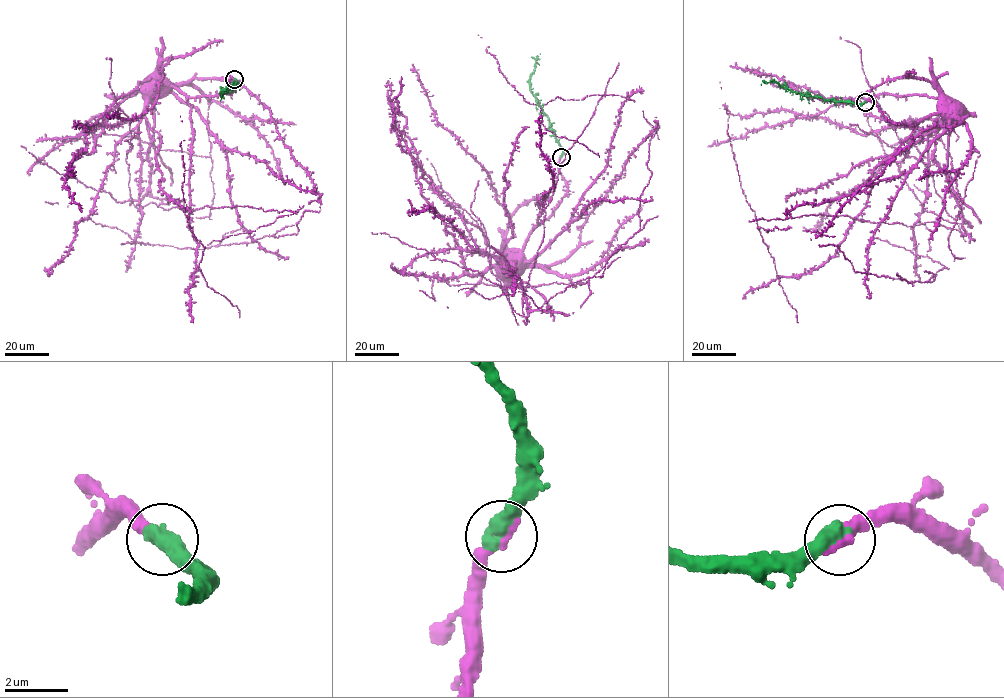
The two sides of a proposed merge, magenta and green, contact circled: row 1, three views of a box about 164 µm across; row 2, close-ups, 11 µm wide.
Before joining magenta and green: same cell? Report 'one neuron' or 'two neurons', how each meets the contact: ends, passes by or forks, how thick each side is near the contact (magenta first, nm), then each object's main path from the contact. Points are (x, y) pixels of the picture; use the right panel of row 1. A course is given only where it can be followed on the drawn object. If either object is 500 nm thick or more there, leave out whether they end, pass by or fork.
one neuron | 320/600 nm | magenta via (865, 102), (871, 101), (892, 122), (906, 124), (937, 114), (939, 108) | green via (865, 102), (803, 96), (776, 82), (763, 81), (761, 85)

